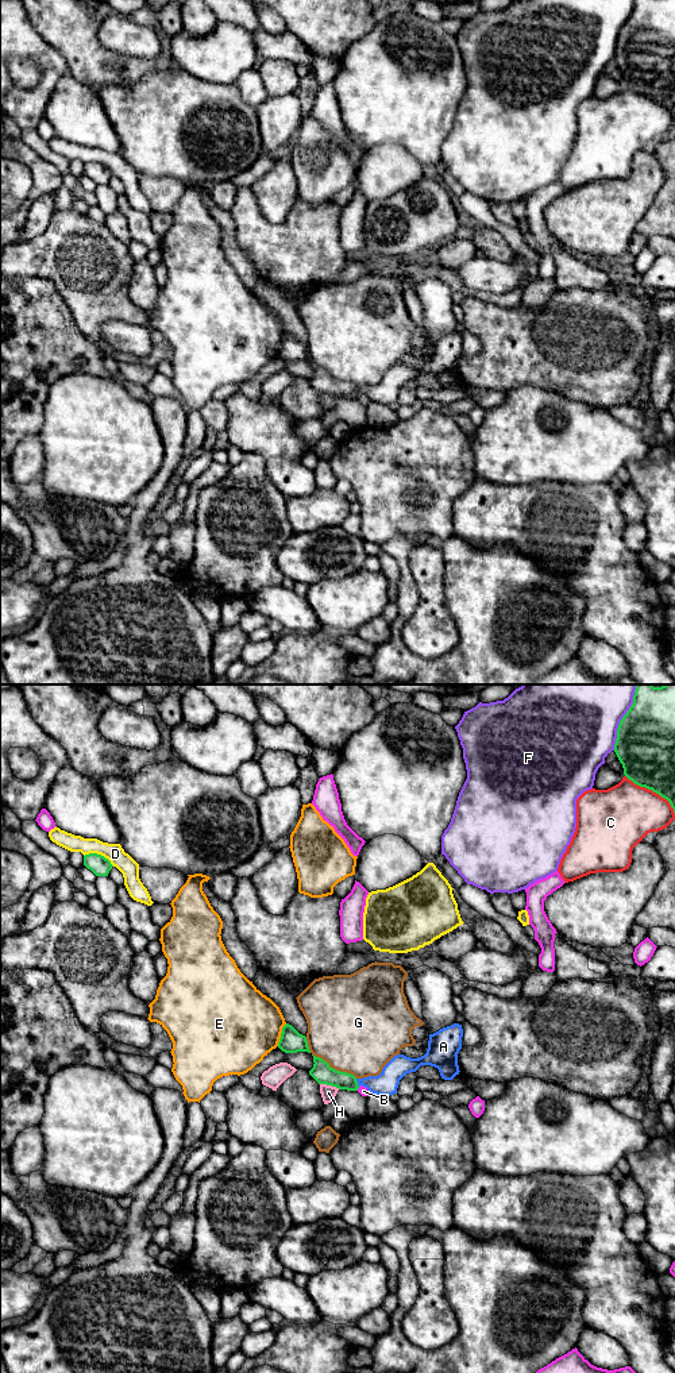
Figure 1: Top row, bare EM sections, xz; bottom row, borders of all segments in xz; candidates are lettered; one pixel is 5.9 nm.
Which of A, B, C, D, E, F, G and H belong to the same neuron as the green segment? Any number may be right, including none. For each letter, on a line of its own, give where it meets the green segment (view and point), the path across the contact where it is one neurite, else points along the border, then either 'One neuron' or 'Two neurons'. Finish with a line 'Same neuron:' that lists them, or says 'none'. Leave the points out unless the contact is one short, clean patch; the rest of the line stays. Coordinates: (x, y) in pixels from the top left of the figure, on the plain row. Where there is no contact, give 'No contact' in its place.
A: Touches green at xz (357, 392). Boundary: xz (355, 388), (359, 394). Two neurons
B: Touches green at xz (358, 396). Two neurons
C: Touches green at xz (652, 99). Two neurons
D: Touches green at xz (99, 164). Two neurons
E: Touches green at xz (281, 343). Two neurons
F: Touches green at xz (620, 30). Two neurons
G: Touches green at xz (327, 371). Two neurons
H: Touches green at xz (330, 393). Two neurons
Same neuron: none

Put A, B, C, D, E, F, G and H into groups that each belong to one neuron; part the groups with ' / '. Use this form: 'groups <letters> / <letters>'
groups A H / B / C / D / E / F / G

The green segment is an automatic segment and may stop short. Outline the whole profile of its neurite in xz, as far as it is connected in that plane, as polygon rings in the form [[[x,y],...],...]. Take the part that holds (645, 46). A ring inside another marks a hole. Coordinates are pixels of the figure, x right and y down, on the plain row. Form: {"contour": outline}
{"contour": [[[634,0],[614,61],[624,84],[667,108],[675,122],[675,0]]]}

